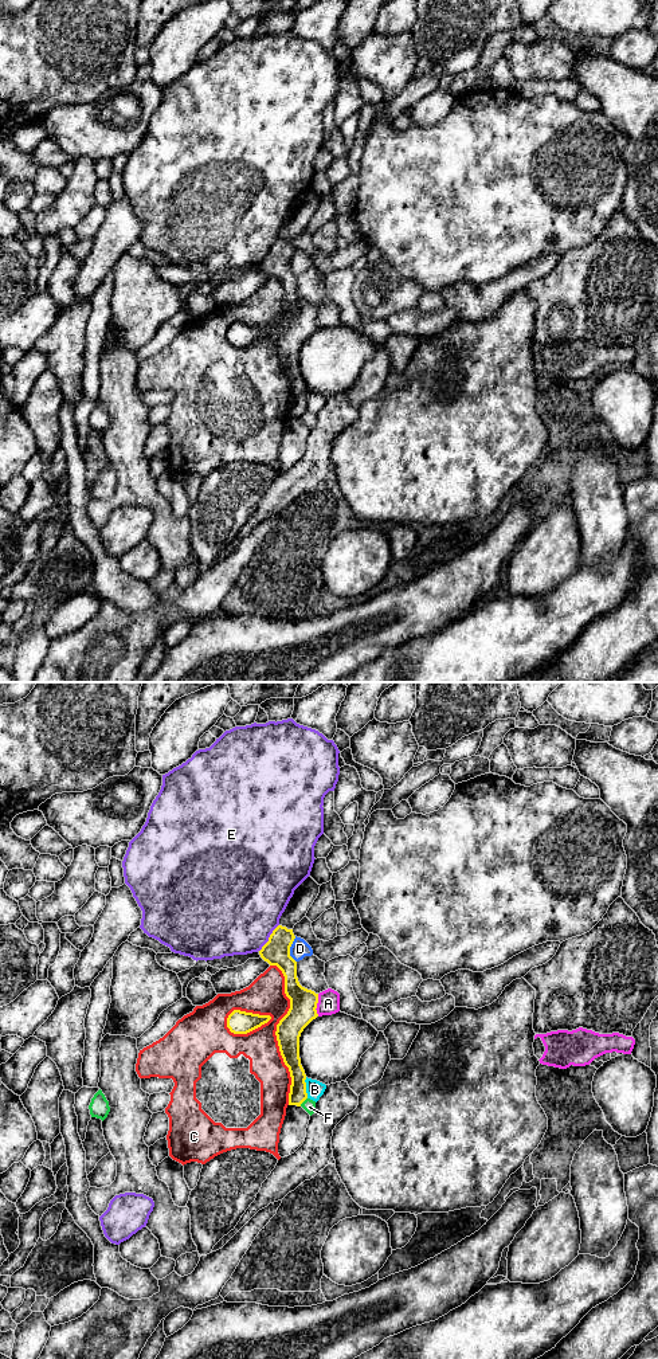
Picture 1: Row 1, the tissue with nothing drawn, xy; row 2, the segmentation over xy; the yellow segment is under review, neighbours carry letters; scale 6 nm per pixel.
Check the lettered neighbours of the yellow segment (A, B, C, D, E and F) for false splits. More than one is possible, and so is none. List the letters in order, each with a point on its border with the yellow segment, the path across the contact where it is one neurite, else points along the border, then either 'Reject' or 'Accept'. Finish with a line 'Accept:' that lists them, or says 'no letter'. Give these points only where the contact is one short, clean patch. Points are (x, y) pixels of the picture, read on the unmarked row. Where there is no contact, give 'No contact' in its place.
A: Touches yellow at xy (316, 317). Boundary: xy (318, 306), (317, 328). Reject
B: Touches yellow at xy (305, 400). Accept
C: Touches yellow at xy (275, 345). Reject
D: Touches yellow at xy (289, 262). Boundary: xy (294, 249), (290, 257), (290, 269), (296, 274). Reject
E: Touches yellow at xy (269, 250). Reject
F: Touches yellow at xy (304, 412). Boundary: xy (306, 410), (300, 418). Reject
Accept: B

